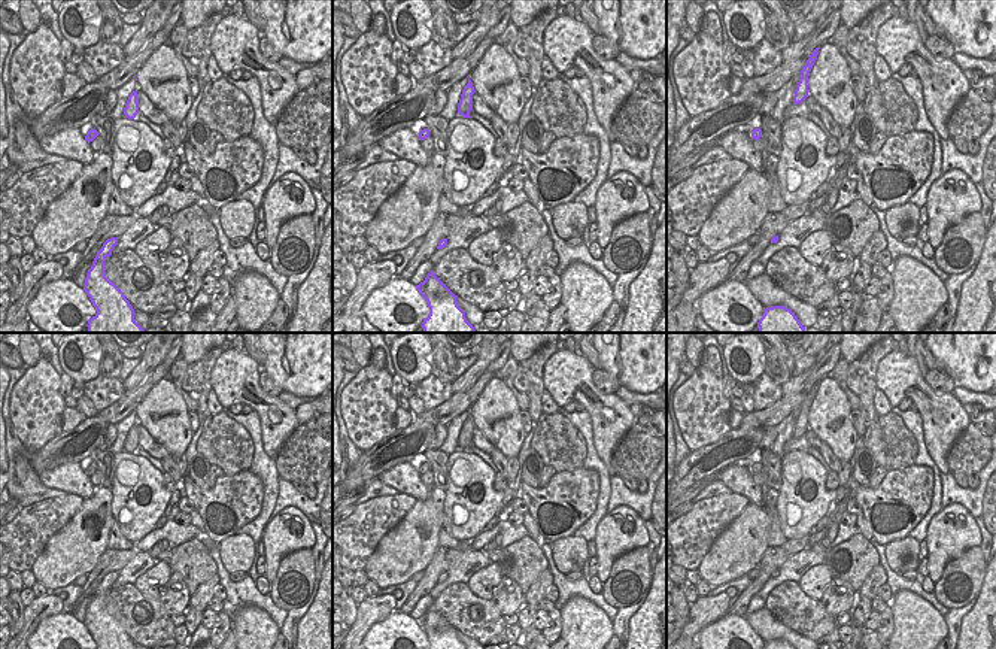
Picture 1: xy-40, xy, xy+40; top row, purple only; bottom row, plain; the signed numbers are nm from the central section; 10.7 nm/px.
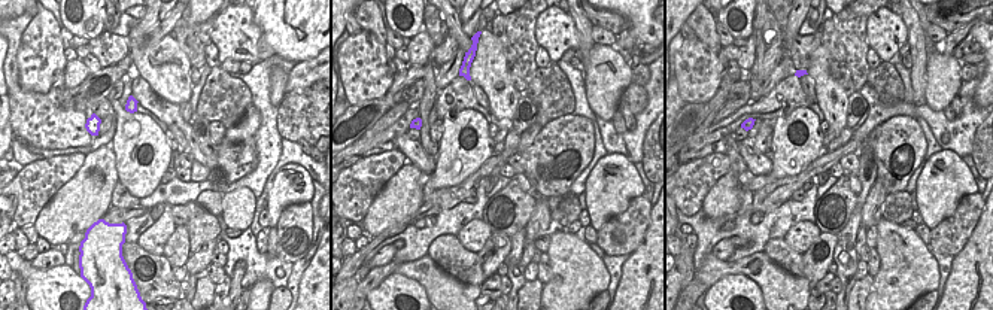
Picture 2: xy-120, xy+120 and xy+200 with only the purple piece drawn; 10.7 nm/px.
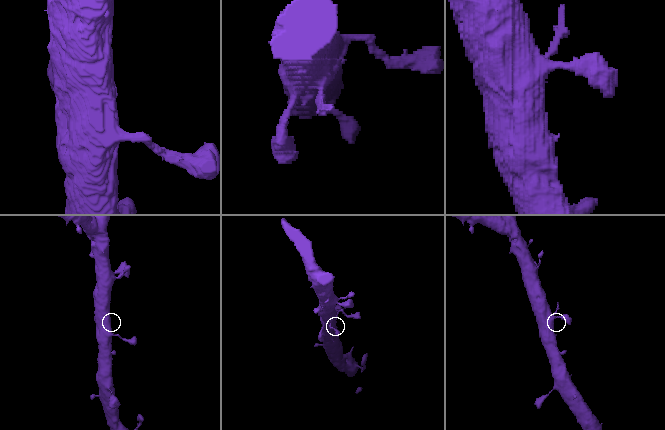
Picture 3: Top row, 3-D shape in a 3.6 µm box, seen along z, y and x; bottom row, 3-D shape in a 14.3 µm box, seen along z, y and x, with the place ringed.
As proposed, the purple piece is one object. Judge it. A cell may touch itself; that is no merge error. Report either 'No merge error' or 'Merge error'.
No merge error

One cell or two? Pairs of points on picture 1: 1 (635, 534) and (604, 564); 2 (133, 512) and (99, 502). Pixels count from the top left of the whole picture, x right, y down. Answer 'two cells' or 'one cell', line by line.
1: one cell
2: two cells

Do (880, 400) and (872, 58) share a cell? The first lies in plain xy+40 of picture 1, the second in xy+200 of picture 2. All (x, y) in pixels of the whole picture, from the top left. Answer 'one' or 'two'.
one

